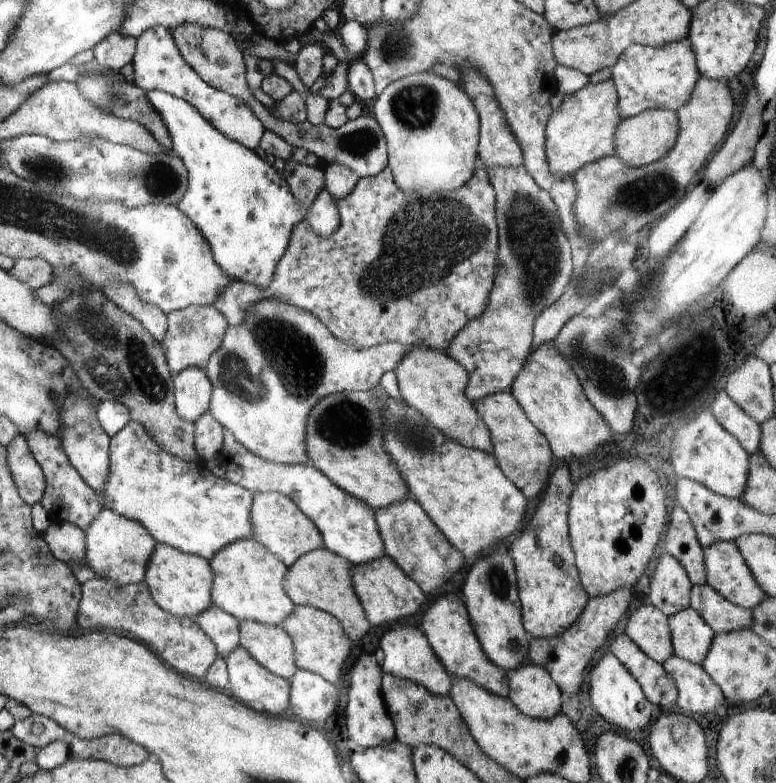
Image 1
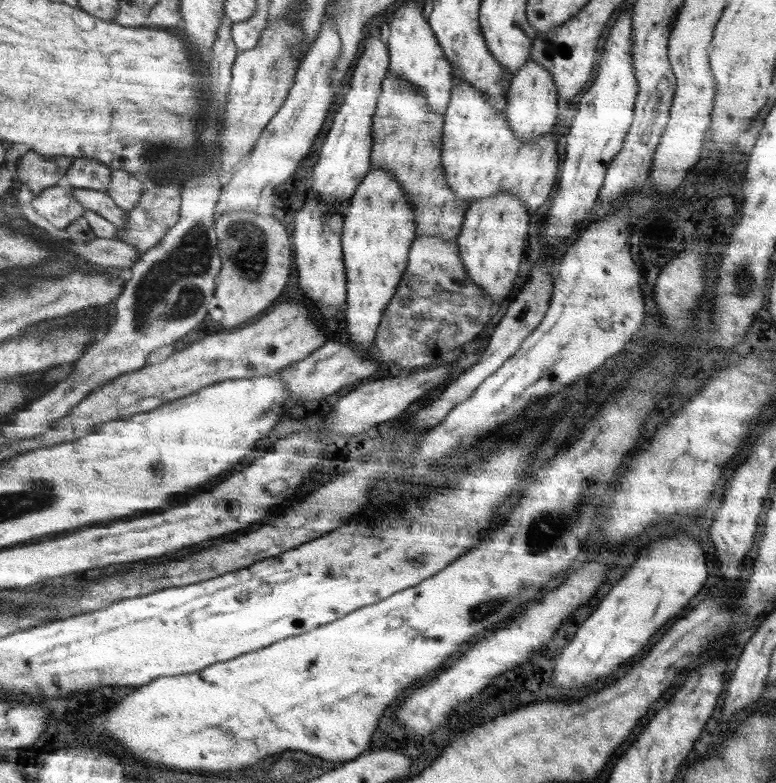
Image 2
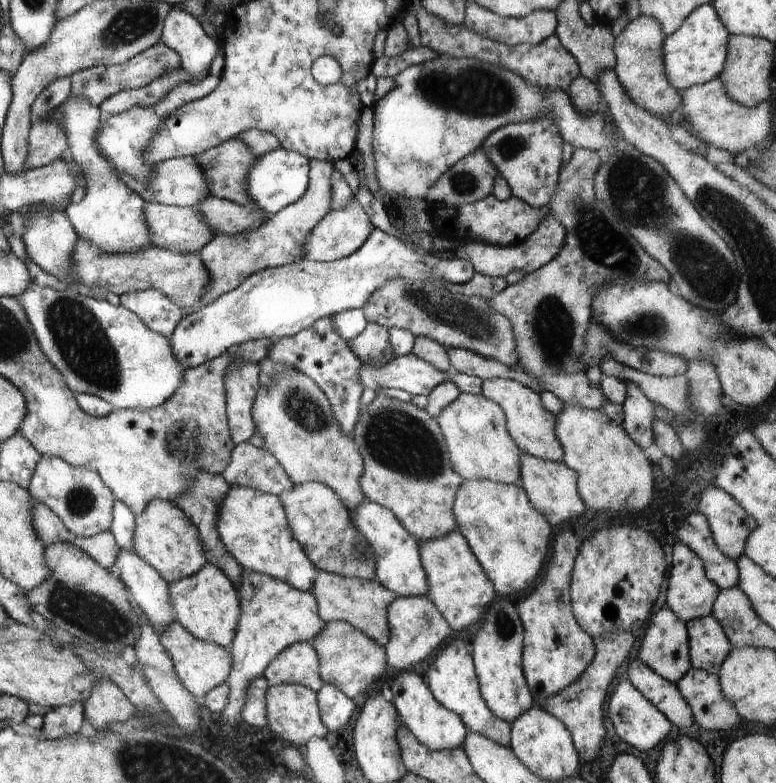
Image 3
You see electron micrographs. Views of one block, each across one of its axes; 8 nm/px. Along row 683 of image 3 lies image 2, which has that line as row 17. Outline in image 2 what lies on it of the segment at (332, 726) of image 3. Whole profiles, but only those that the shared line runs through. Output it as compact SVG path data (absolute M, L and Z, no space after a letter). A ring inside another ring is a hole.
M323 16L320 32L312 46L308 48L306 56L302 58L295 74L295 81L284 104L264 127L259 140L247 154L246 159L233 172L232 178L226 186L222 187L219 200L216 203L215 218L228 212L256 212L257 203L261 200L264 186L280 186L298 168L300 160L310 152L320 126L324 124L326 110L332 106L332 82L330 75L334 75L334 61L340 57L340 36L336 32L336 24L332 18Z

